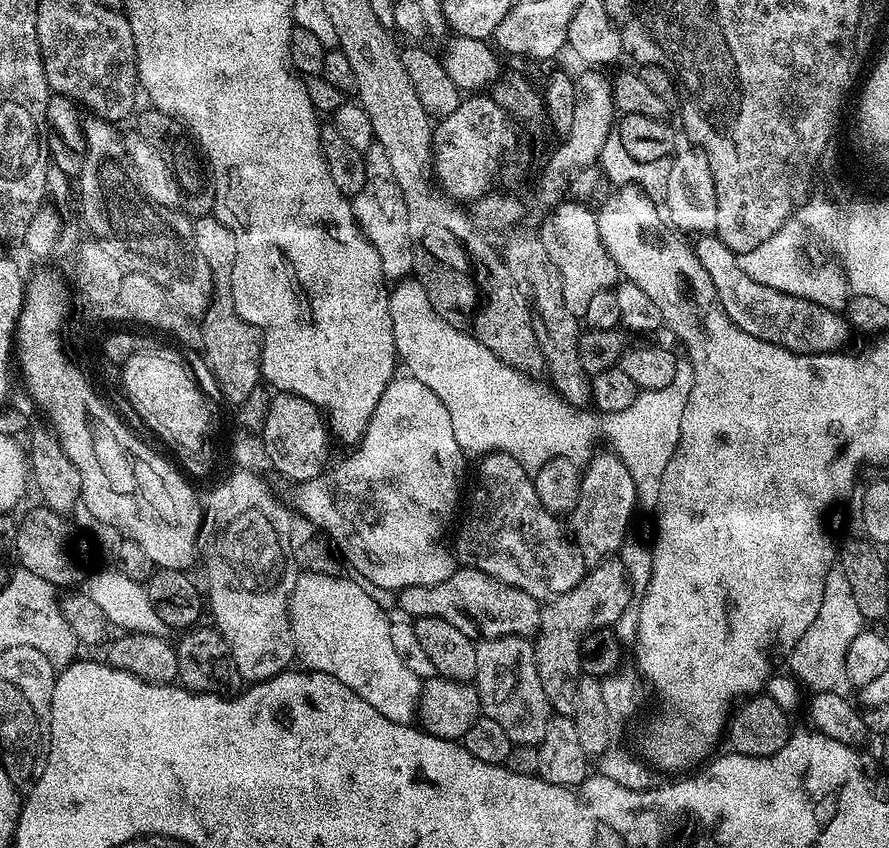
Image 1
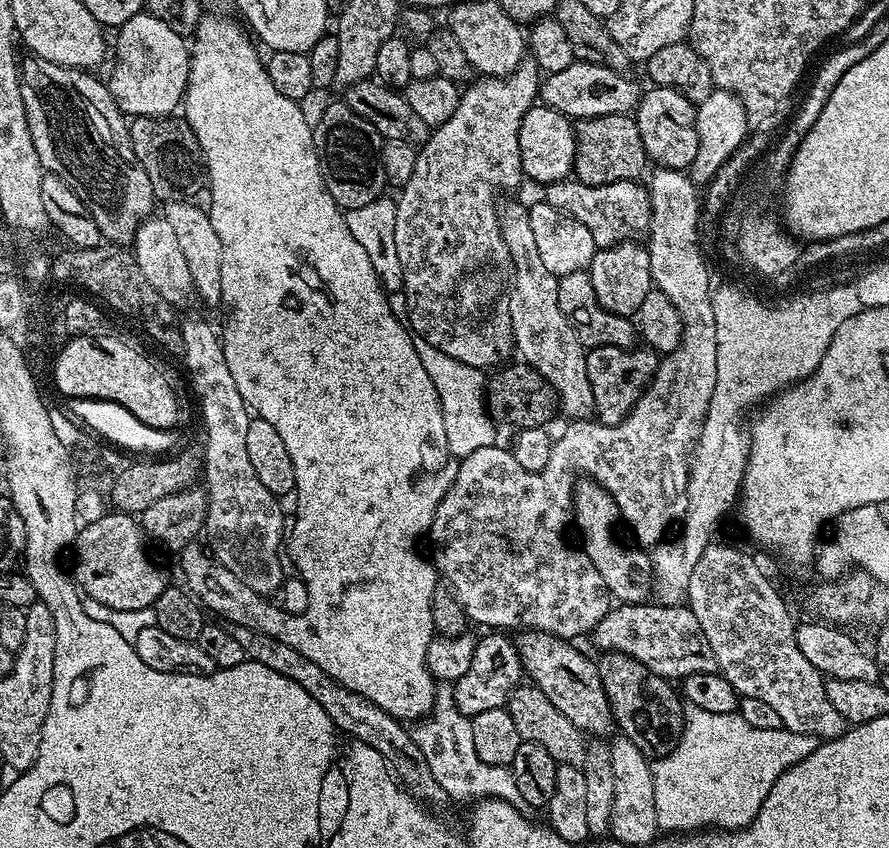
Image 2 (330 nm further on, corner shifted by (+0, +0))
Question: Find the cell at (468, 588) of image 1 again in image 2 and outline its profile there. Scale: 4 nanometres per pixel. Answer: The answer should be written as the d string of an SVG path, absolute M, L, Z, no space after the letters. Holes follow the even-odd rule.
M524 630L517 636L520 637L515 637L514 643L520 655L523 675L538 690L542 690L542 694L546 694L550 703L562 710L562 714L566 714L570 722L574 722L577 730L592 738L604 738L604 735L607 737L613 731L614 721L610 702L606 698L606 692L602 690L602 678L596 669L596 660L583 656L572 645L575 643L569 642L565 637L549 632Z

